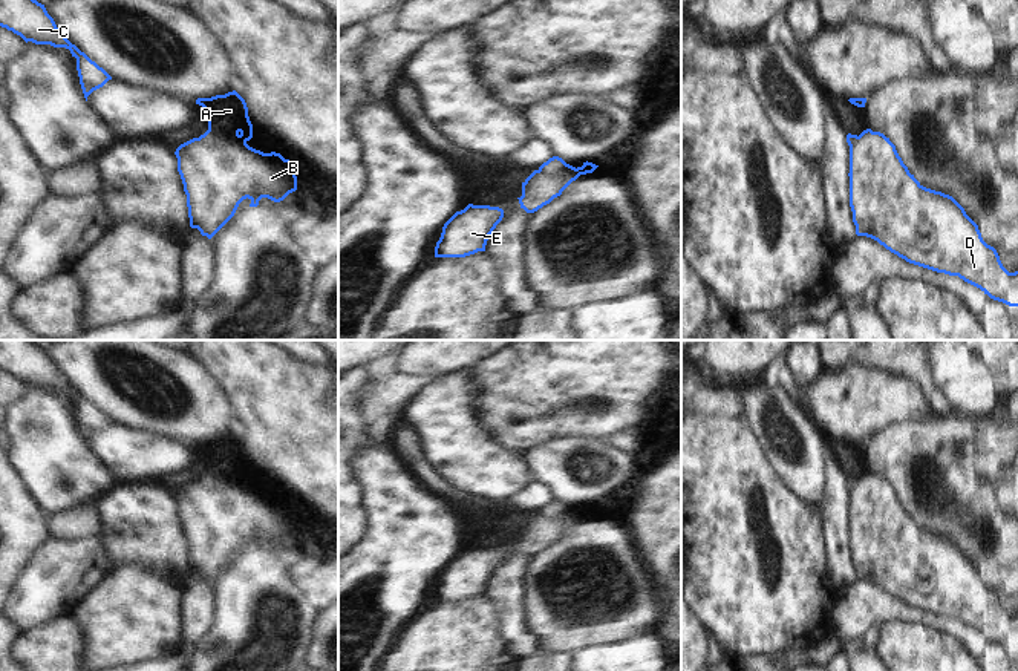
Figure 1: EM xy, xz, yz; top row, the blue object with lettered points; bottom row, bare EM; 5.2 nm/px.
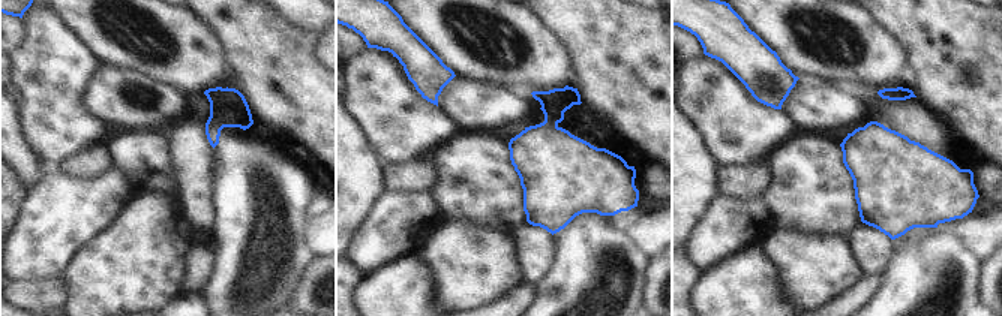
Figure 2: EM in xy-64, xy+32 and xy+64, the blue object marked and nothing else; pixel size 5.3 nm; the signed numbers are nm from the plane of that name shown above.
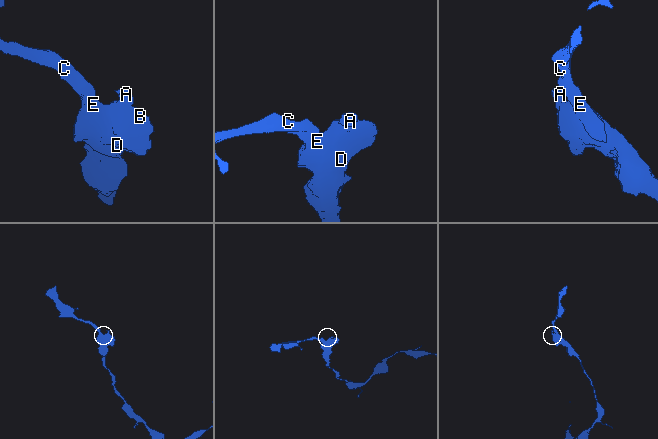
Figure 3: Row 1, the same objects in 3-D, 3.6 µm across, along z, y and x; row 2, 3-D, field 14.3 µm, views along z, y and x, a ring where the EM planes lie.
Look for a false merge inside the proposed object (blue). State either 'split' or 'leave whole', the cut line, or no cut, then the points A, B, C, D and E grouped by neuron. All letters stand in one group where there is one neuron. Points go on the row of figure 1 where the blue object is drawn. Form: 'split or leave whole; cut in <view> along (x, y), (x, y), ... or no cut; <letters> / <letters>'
split; cut in xy along (199, 137), (207, 144), (222, 138), (238, 138), (245, 143); A / B C D E

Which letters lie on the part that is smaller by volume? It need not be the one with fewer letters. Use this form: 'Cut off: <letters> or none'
Cut off: A

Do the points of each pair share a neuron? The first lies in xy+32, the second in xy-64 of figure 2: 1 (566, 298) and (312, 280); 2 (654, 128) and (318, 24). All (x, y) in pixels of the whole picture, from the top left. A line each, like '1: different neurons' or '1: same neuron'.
1: different neurons
2: different neurons

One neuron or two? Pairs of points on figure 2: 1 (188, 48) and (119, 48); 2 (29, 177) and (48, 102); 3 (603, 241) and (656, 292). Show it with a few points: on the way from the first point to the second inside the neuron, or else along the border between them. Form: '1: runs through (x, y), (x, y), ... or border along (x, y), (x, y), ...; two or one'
1: runs through (171, 48), (135, 50); one
2: border along (24, 132), (30, 149), (47, 168); two
3: border along (650, 259), (645, 268), (644, 297), (641, 300); two

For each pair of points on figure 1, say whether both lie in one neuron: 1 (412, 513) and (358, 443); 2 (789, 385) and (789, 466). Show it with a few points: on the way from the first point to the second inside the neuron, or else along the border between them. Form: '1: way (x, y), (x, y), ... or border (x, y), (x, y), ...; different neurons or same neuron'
1: border (368, 440), (368, 445), (355, 460), (358, 484); different neurons
2: border (779, 385), (813, 422); different neurons

